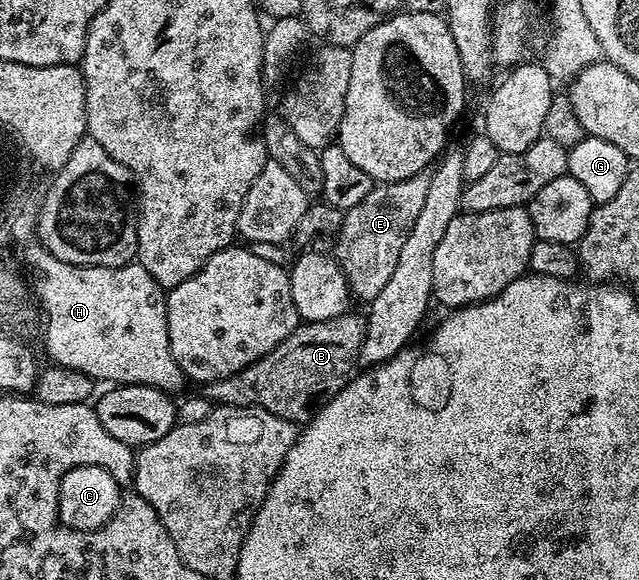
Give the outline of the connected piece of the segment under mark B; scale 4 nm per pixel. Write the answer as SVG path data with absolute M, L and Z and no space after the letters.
M353 312L329 318L323 322L299 324L271 354L265 354L260 360L256 360L251 366L244 368L238 374L228 376L219 382L205 383L205 397L209 398L211 403L219 406L256 406L260 410L272 412L289 422L305 424L327 402L331 402L337 396L338 391L346 385L347 375L355 369L353 366L356 366L358 362L358 353L364 344L365 335L365 321L361 317L357 318Z

